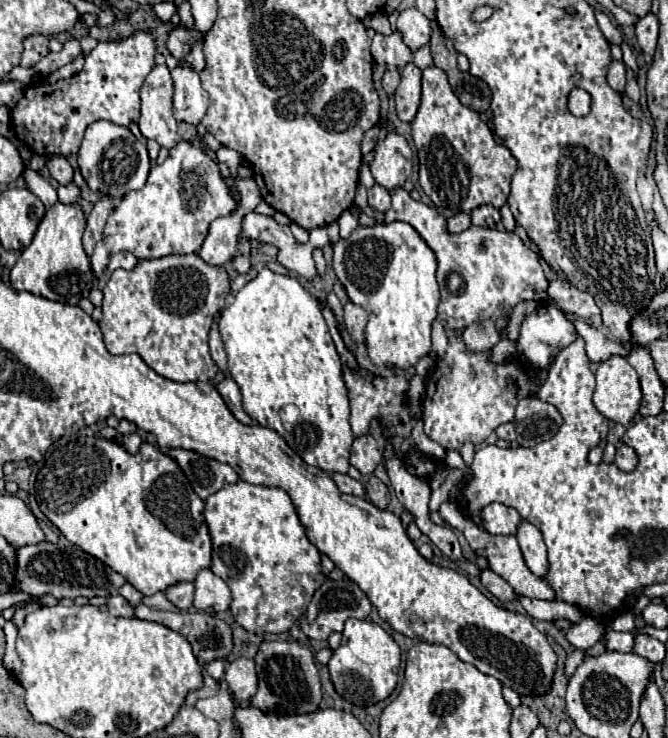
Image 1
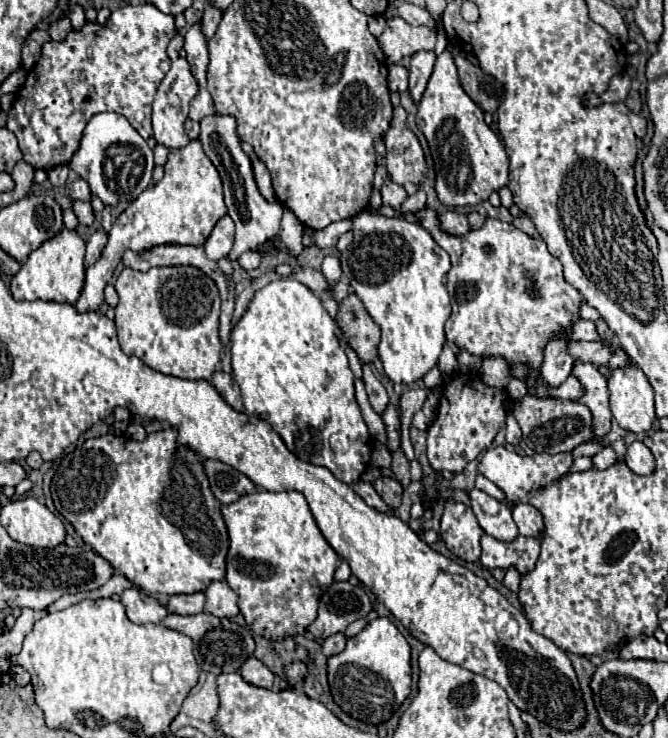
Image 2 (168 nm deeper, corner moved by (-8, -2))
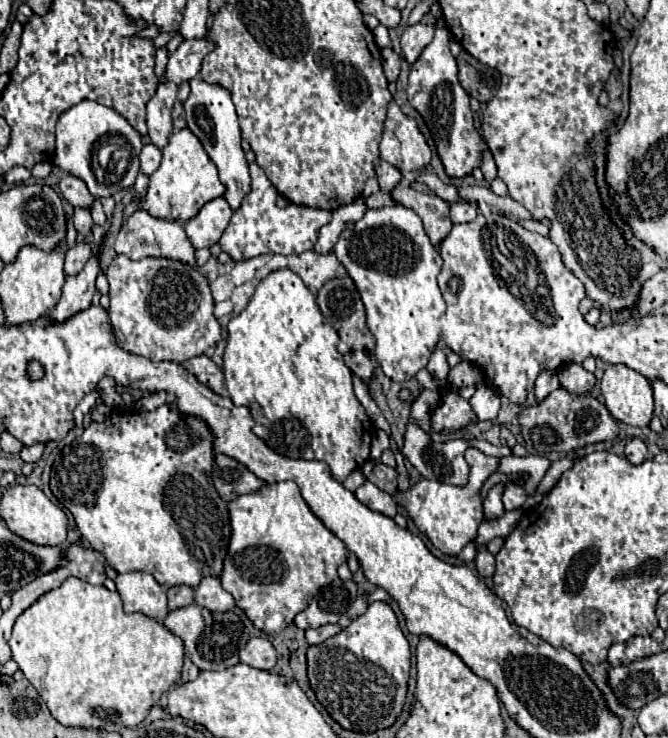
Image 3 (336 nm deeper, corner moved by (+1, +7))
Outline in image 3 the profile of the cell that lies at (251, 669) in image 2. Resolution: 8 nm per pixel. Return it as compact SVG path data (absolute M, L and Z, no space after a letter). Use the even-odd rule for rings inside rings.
M250 637L246 647L240 651L240 661L254 669L270 671L276 665L276 649L264 637Z

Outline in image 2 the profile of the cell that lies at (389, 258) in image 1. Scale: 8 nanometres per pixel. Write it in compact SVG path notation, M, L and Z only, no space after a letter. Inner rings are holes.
M361 212L353 218L353 242L341 254L341 268L381 328L379 358L385 374L399 384L423 378L437 364L445 342L443 324L451 314L445 288L451 268L449 254L421 224Z

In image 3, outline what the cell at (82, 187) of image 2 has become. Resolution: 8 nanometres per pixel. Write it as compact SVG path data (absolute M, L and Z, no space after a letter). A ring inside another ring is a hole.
M66 175L64 179L60 179L58 187L60 187L60 193L64 195L64 199L66 199L72 207L90 209L92 203L96 201L96 199L90 195L90 191L88 191L88 187L84 185L84 181L78 179L78 177L74 177L74 175Z

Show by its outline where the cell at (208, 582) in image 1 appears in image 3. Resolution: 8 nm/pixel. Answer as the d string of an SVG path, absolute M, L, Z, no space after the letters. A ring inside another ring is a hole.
M204 577L194 589L194 603L208 611L230 611L234 609L234 597L220 585L216 577Z

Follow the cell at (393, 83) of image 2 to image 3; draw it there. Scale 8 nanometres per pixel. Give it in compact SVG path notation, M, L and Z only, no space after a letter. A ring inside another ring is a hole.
M382 49L382 59L384 59L384 73L388 77L388 81L396 81L398 79L398 73L400 73L400 57L390 49Z

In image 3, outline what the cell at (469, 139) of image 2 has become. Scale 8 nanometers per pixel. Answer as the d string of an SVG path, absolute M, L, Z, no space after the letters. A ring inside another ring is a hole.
M438 29L434 39L422 49L420 57L412 63L406 93L410 105L426 121L436 141L438 155L442 157L442 163L446 167L446 173L450 177L464 177L472 173L474 167L480 167L480 157L482 151L486 149L486 139L474 129L474 117L468 103L470 97L458 81L458 65L450 53L448 43L450 43L448 31Z

